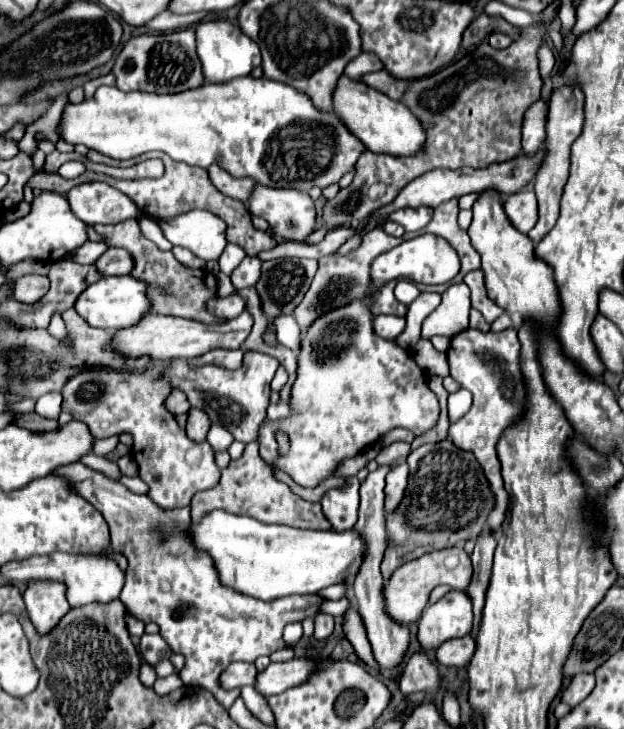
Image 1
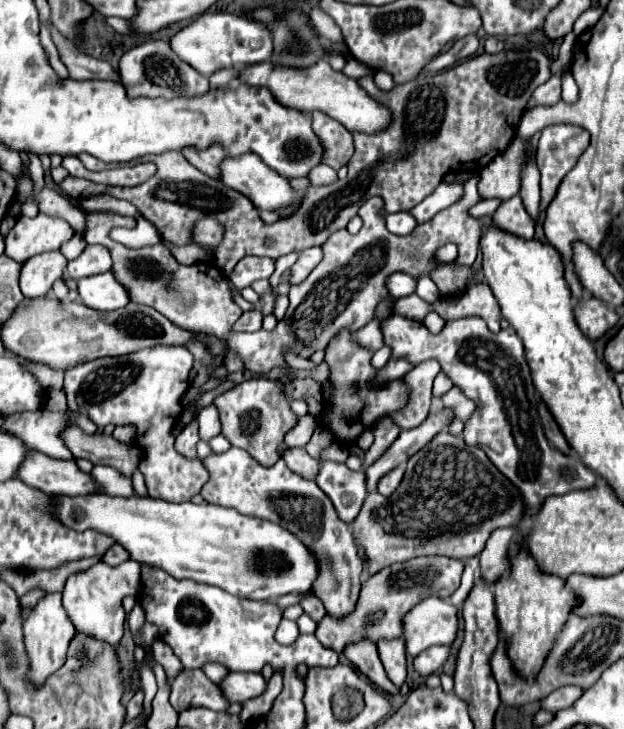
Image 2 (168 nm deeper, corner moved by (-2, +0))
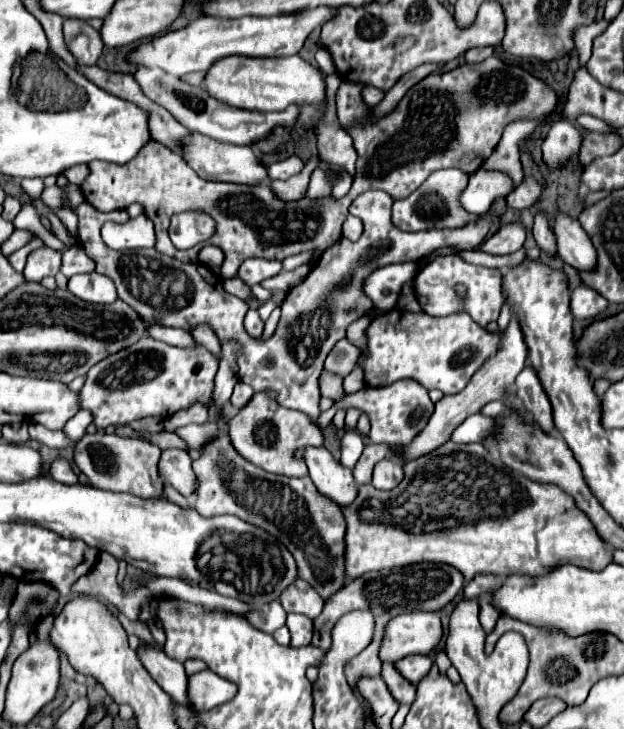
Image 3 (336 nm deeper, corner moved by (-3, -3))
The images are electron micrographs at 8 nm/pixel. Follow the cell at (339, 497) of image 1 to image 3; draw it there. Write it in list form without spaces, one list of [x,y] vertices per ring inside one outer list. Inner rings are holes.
[[[304,447],[302,455],[304,463],[308,465],[308,475],[316,489],[338,503],[340,507],[352,503],[358,493],[358,485],[352,477],[352,471],[338,463],[326,447]]]

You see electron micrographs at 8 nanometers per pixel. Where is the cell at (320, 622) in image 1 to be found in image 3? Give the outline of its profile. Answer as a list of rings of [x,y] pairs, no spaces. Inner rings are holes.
[[[296,579],[296,583],[292,583],[284,595],[280,595],[280,601],[286,613],[302,613],[310,619],[316,619],[324,607],[324,599],[320,599],[316,589],[304,583],[304,579]]]

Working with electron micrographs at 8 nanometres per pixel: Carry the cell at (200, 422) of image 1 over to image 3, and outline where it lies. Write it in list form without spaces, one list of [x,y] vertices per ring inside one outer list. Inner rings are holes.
[[[166,449],[166,451],[162,451],[158,471],[160,471],[164,483],[172,485],[184,497],[194,495],[196,475],[192,471],[192,459],[188,457],[188,453],[184,449]]]

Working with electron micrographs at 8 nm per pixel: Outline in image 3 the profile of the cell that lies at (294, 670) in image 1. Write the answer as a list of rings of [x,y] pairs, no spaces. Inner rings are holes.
[[[210,669],[198,671],[188,677],[188,699],[202,707],[202,711],[214,709],[236,695],[236,685],[212,673]]]

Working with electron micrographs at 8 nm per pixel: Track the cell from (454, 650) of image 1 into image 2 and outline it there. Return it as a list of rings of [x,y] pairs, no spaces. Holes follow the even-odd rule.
[[[431,646],[427,648],[425,652],[421,652],[417,658],[415,658],[415,670],[421,674],[421,676],[429,676],[429,674],[435,674],[439,672],[439,668],[447,662],[449,658],[449,646]]]

